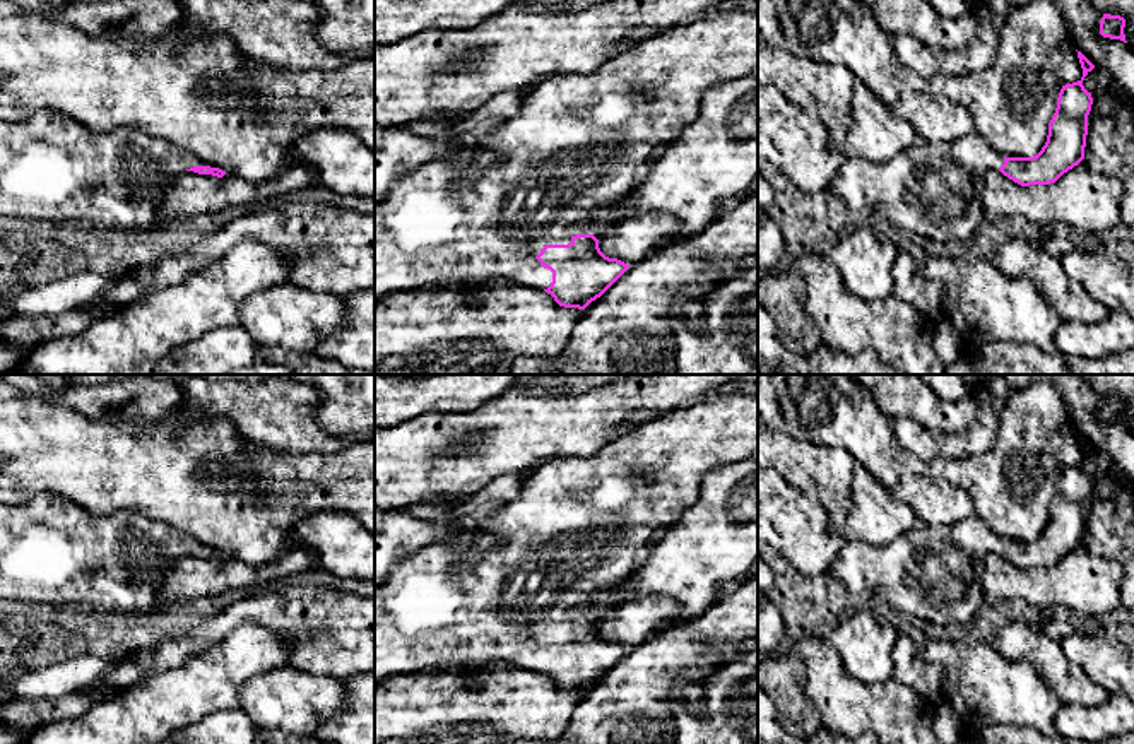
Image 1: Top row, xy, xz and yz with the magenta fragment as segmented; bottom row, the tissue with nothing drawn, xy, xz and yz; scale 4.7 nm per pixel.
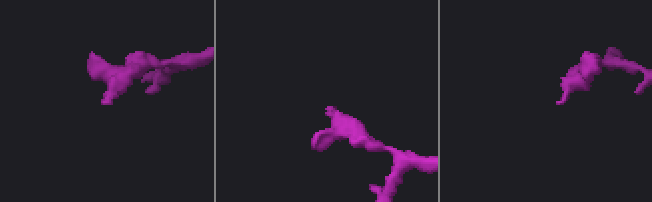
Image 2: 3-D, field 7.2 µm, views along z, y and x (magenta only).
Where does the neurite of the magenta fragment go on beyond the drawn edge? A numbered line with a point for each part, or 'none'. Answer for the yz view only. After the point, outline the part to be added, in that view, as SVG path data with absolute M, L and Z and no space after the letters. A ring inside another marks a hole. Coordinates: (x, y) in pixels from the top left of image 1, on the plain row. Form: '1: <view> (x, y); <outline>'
1: yz (933, 572); M977 513L949 525L918 525L886 546L862 540L843 523L836 528L843 544L830 573L853 599L877 599L898 614L939 626L948 623L968 626L989 602L982 588L983 561L989 554L1001 552L1004 540Z

